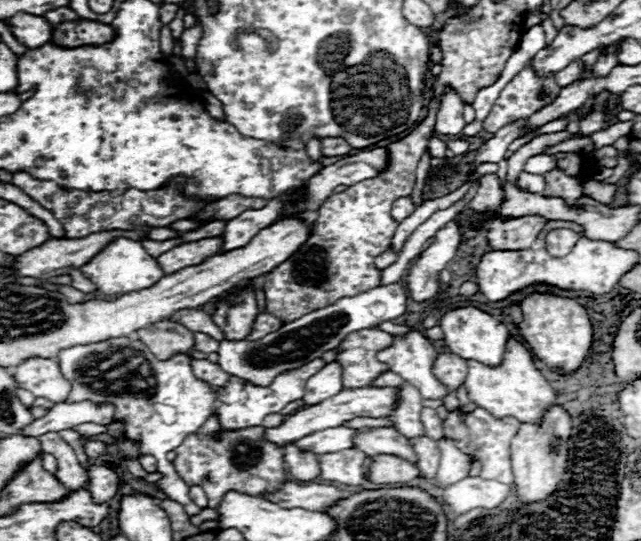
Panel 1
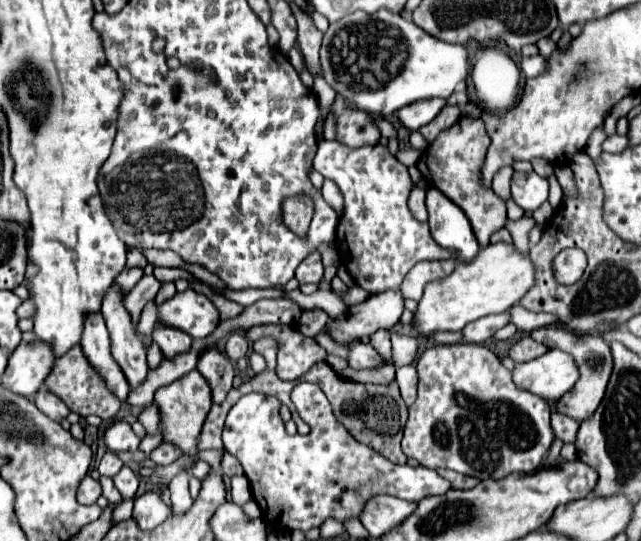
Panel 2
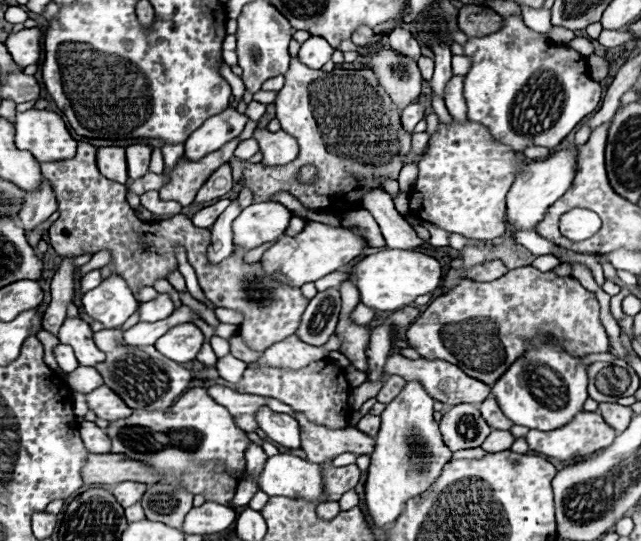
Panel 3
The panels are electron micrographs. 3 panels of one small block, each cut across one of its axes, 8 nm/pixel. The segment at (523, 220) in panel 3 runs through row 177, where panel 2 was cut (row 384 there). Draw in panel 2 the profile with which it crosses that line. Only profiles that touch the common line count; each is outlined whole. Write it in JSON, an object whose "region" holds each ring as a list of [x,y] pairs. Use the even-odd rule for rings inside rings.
{"region":[[[548,350],[544,356],[516,364],[512,370],[512,380],[518,388],[530,390],[544,400],[562,398],[568,390],[572,390],[578,378],[580,372],[574,358],[562,350]]]}

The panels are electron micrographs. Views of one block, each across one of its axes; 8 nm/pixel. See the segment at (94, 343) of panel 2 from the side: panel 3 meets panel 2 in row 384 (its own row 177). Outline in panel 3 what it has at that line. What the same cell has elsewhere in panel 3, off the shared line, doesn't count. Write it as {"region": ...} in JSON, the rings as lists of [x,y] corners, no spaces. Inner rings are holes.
{"region":[[[104,146],[98,150],[96,158],[98,158],[98,170],[102,176],[118,184],[128,182],[128,168],[126,168],[126,156],[122,146]]]}

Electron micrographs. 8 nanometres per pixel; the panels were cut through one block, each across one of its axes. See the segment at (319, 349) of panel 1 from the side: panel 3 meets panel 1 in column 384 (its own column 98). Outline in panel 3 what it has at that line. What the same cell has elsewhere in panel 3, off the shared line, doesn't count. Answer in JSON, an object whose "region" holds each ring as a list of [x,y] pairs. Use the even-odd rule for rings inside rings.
{"region":[[[118,274],[108,276],[98,288],[86,292],[82,304],[86,314],[102,322],[104,328],[120,328],[138,308],[126,280]]]}

